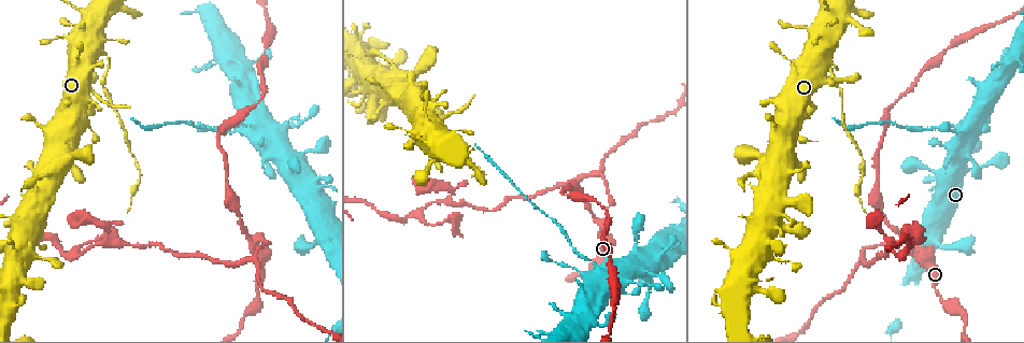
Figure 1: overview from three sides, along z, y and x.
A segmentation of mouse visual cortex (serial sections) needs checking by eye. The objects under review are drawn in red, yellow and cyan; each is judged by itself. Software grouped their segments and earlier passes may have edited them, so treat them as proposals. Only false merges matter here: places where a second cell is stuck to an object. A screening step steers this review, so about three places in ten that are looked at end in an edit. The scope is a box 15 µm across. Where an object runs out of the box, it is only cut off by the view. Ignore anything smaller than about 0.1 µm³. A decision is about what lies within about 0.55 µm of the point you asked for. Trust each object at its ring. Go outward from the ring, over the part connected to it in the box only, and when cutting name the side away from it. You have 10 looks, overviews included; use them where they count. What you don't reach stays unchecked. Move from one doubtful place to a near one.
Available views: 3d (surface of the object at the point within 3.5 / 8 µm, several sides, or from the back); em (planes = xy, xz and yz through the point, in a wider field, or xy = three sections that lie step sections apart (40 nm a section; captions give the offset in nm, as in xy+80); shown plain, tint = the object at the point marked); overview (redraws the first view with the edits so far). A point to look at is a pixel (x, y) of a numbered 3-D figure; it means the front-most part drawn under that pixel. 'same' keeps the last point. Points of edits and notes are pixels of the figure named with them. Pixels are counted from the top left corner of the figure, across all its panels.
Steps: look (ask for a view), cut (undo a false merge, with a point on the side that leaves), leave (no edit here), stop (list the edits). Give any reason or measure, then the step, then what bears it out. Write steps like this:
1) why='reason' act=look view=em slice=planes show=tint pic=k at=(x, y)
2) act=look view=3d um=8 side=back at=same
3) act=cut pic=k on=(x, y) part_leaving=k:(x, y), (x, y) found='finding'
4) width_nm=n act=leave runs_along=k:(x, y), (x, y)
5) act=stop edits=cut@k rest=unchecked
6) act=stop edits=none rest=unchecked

why='small branch off a trunk' act=look view=3d um=3.5 pic=1 at=(255, 129)

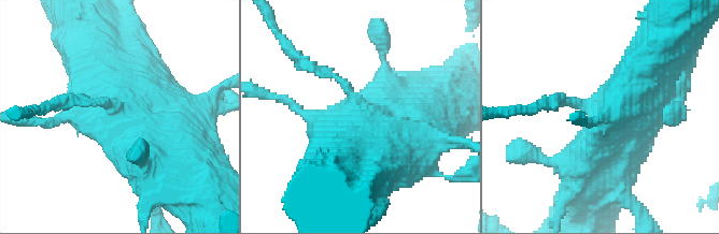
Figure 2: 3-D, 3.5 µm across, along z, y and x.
act=look view=em slice=xy step=3 show=tint pic=2 at=(356, 108)

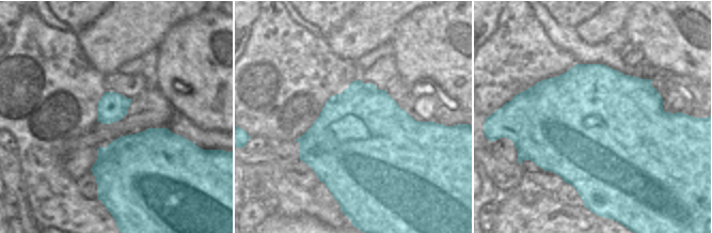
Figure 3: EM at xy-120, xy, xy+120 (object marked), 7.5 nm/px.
width_nm=800 act=cut pic=2 on=(307, 66) part_leaving=2:(339, 79), (302, 63), (269, 22) found='two cells meet here'

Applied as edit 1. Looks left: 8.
why='three-way junction' act=look view=3d um=3.5 pic=1 at=(259, 241)

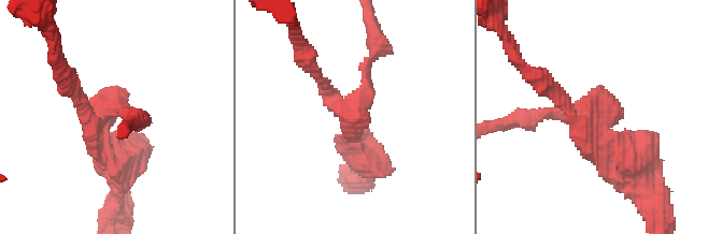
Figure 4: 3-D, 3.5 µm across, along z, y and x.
arms=3 arm_widths_nm=150,150,350 act=look view=em slice=xy step=3 show=tint pic=4 at=(345, 116)

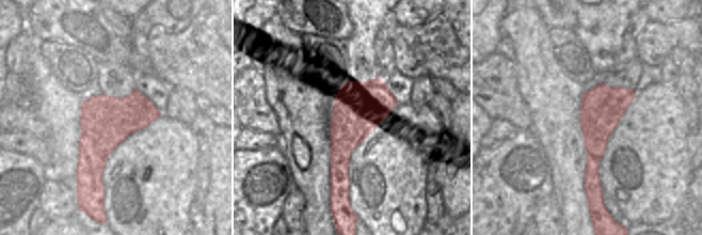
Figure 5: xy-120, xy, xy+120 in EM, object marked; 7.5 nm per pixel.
why='cut it another way' act=look view=em slice=xy step=5 show=tint at=same

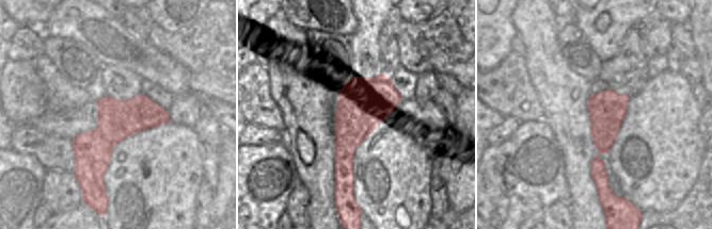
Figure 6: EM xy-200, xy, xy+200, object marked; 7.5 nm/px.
act=cut pic=4 on=(365, 115) part_leaving=4:(347, 121), (367, 89), (373, 33) found='a second cell is stuck on'

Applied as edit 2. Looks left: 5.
why='calibre changes' act=look view=3d um=3.5 pic=1 at=(592, 201)

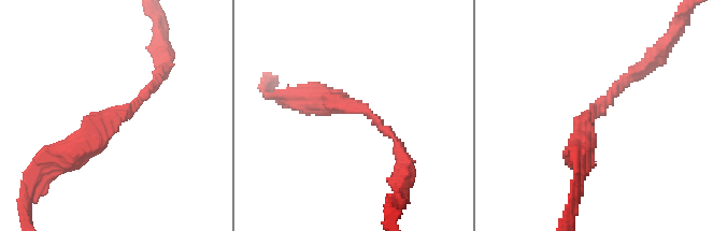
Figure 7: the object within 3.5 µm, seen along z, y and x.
arm_widths_nm=150,400 why='need the tissue' act=look view=em slice=xy step=3 show=tint pic=7 at=(113, 117)

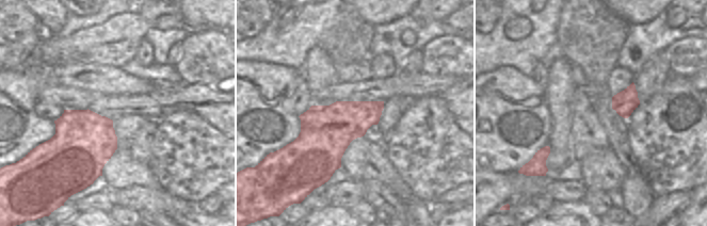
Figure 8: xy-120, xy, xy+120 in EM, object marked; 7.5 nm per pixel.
act=leave runs_along=7:(58, 160), (140, 103), (157, 77) found='all the same cell'

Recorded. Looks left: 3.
why='a narrow waist' act=look view=3d um=3.5 pic=1 at=(109, 65)

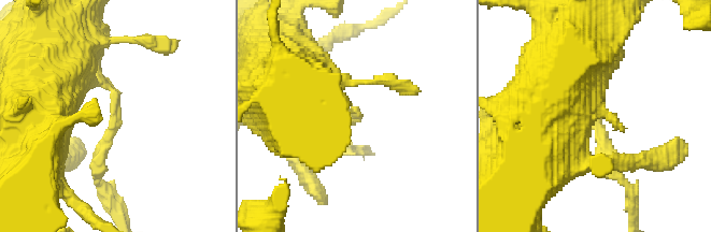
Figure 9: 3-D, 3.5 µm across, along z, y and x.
arm_widths_nm=200,200 act=look view=em slice=xy step=1 show=tint pic=9 at=(356, 114)

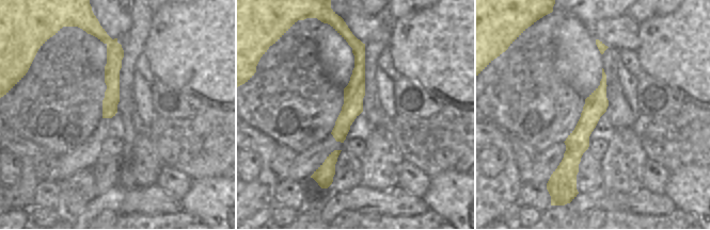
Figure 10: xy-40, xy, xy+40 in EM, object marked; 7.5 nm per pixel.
act=cut pic=9 on=(598, 130) part_leaving=9:(114, 92), (100, 188) found='a second cell is stuck on'

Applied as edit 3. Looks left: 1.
act=stop edits=cut@2,cut@4,cut@9 rest=unchecked

